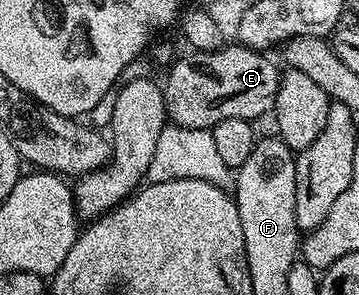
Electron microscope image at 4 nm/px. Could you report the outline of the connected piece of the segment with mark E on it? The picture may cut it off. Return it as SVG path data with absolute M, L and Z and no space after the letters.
M226 44L220 50L198 50L189 52L186 58L178 57L168 67L169 75L163 81L168 121L174 126L208 130L219 124L219 120L257 120L260 114L268 115L281 79L279 69L269 57L268 53L240 44Z

